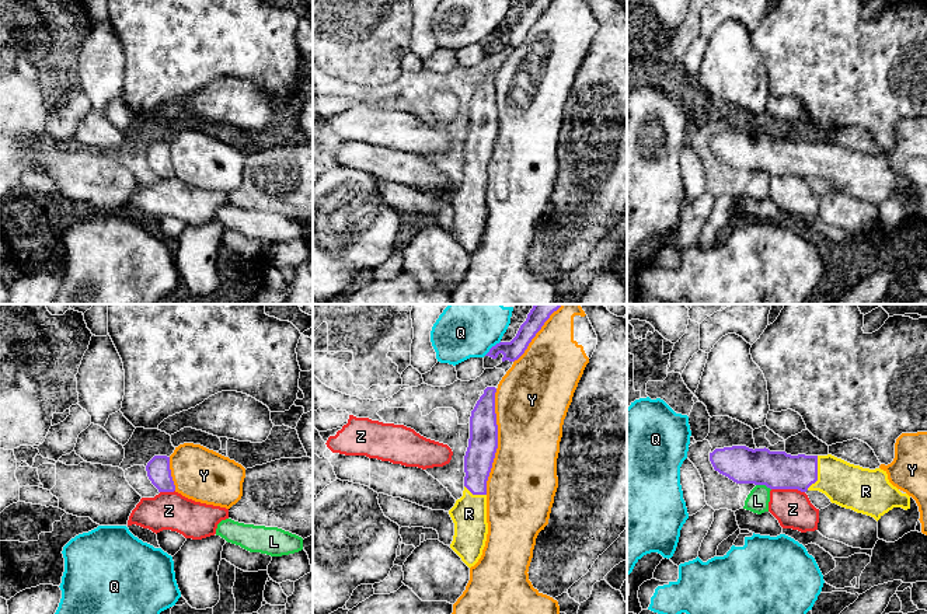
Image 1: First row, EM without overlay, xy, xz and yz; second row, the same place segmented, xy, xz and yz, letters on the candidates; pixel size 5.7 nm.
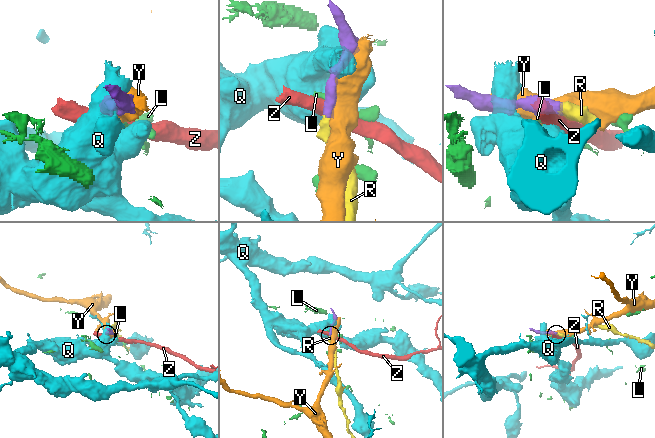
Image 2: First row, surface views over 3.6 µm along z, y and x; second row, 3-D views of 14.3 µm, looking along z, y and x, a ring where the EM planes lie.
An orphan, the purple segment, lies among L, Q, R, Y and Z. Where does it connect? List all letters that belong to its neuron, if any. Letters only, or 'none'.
R

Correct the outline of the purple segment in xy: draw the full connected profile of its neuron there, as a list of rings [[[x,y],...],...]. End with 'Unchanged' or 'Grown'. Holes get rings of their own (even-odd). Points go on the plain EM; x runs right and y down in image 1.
[[[154,142],[146,151],[147,163],[158,178],[174,178],[175,171],[170,156],[170,143]]]. Unchanged

